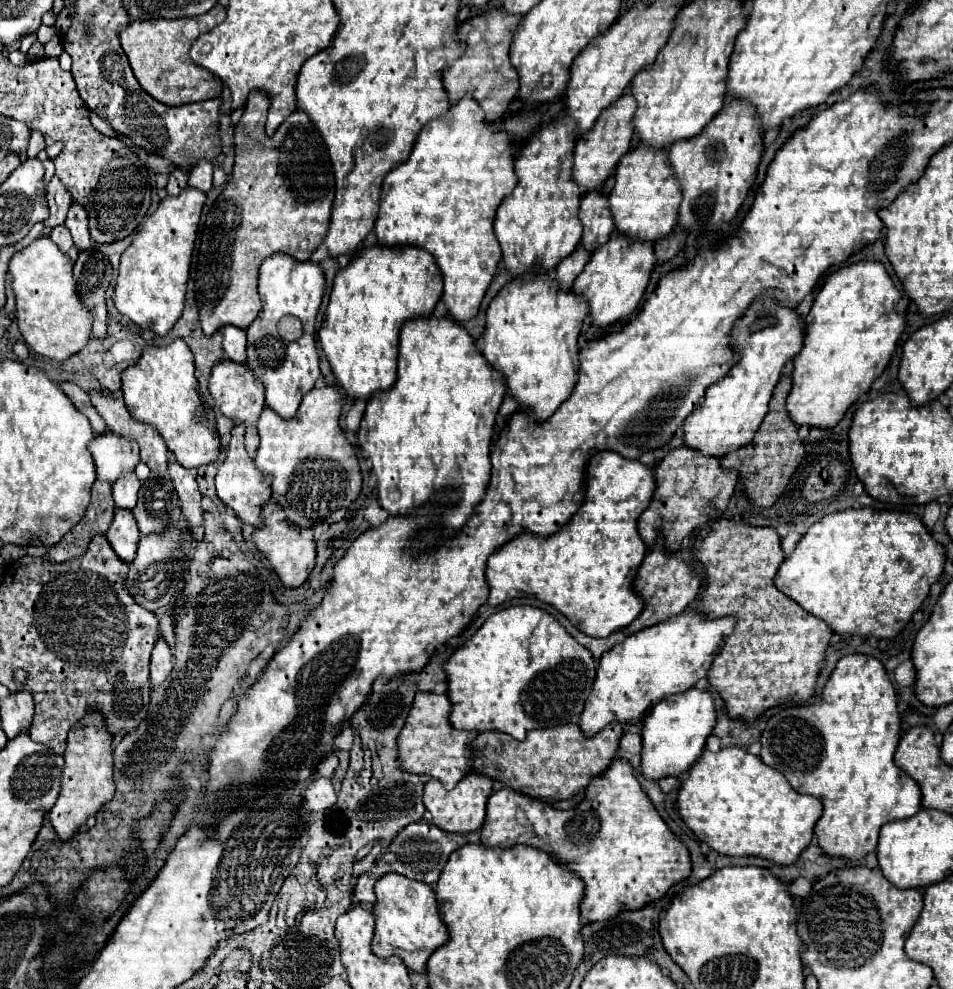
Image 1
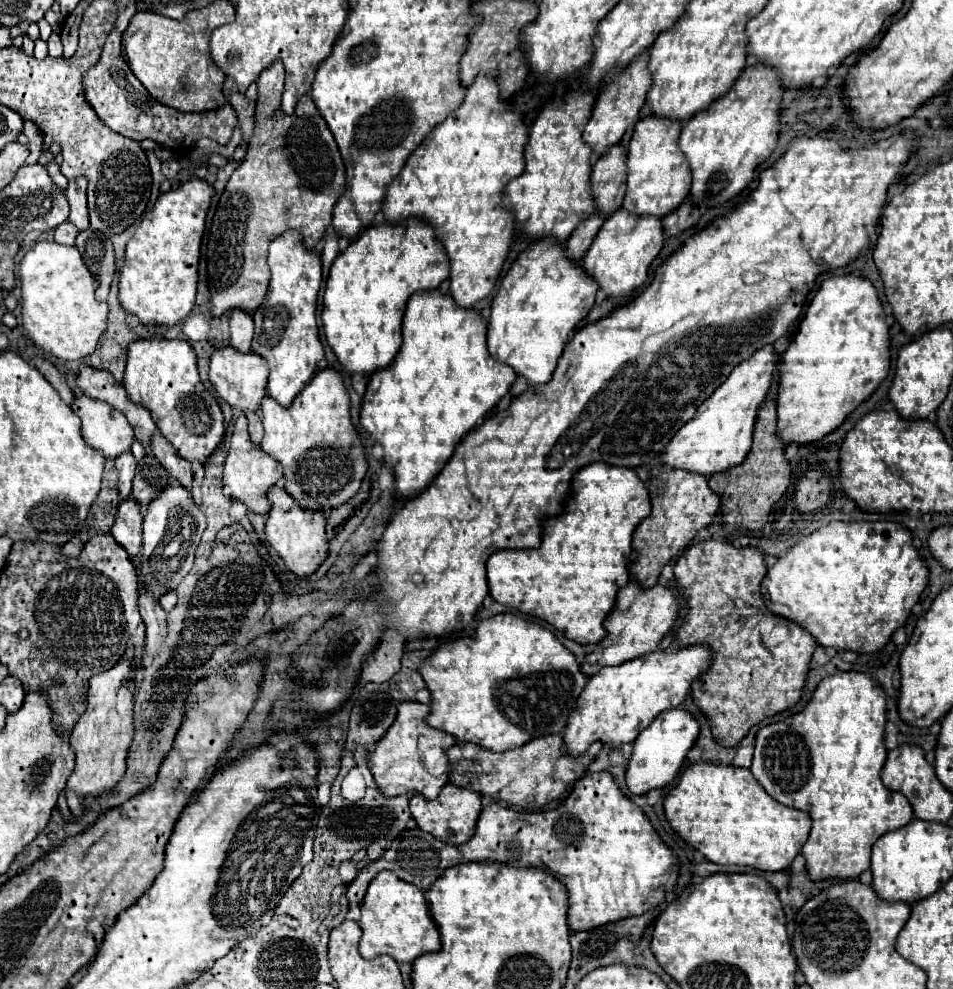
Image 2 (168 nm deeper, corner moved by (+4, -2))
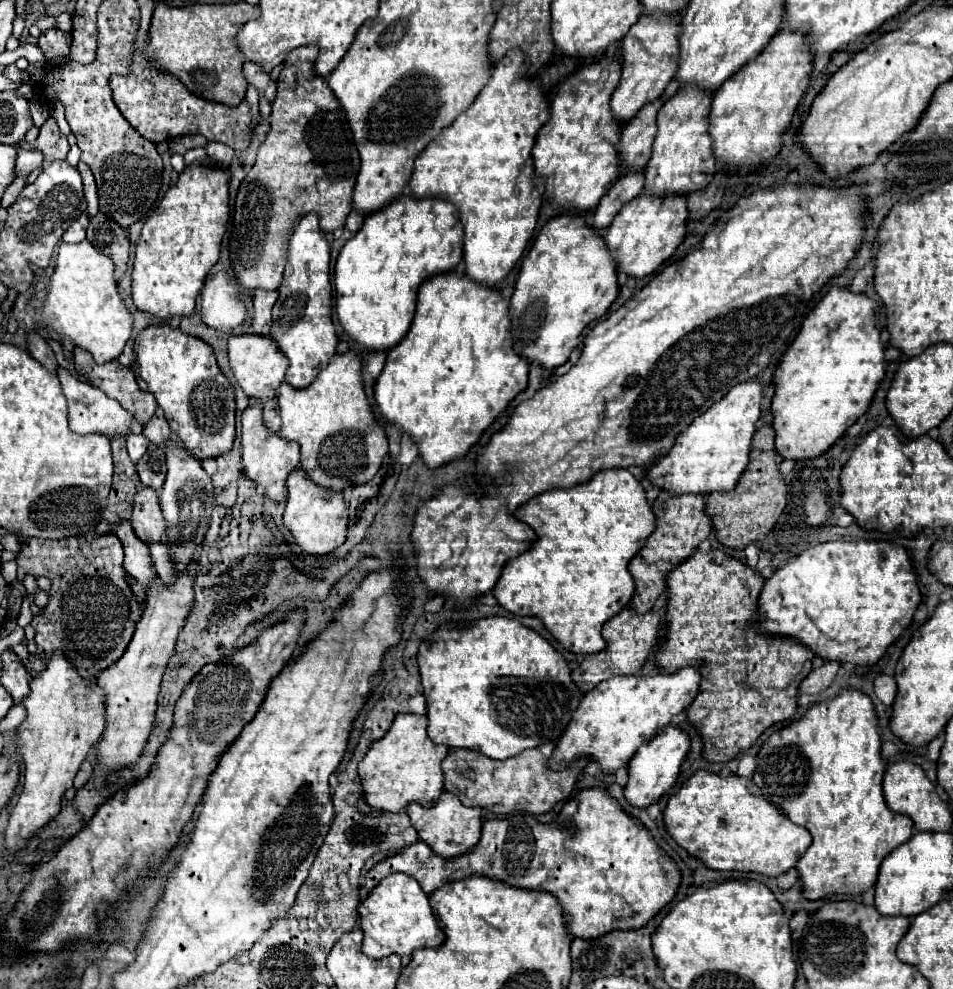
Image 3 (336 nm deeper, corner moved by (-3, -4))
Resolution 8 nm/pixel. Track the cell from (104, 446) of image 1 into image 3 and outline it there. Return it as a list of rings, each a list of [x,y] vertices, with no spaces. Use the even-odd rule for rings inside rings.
[[[61,369],[57,371],[57,377],[61,381],[61,389],[63,389],[63,395],[67,397],[67,403],[69,403],[69,427],[71,431],[79,433],[79,435],[85,435],[85,433],[101,433],[109,439],[113,437],[127,437],[131,435],[131,421],[133,421],[133,415],[127,413],[127,409],[121,407],[119,401],[115,399],[109,399],[101,389],[97,387],[91,387],[89,383],[83,383],[83,381],[77,381],[77,377],[73,377],[69,371]]]

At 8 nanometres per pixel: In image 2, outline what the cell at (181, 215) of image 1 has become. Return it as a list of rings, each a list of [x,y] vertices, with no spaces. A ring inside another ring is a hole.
[[[192,177],[162,193],[150,211],[141,217],[126,247],[126,263],[120,271],[120,303],[126,313],[136,315],[144,325],[176,325],[194,307],[200,243],[206,229],[206,213],[214,187]]]

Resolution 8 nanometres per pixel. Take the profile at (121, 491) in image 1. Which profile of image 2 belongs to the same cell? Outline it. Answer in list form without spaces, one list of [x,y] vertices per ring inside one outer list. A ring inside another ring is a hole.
[[[126,451],[126,453],[122,453],[120,457],[116,457],[116,467],[118,467],[118,473],[120,473],[120,495],[122,495],[124,499],[130,497],[136,465],[138,465],[138,463],[136,463],[132,451]]]

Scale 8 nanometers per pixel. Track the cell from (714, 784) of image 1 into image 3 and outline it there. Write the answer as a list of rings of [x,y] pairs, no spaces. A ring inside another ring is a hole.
[[[705,769],[695,771],[681,789],[671,795],[665,807],[665,827],[677,845],[687,849],[693,857],[703,861],[711,869],[719,871],[753,871],[769,877],[777,877],[791,867],[797,865],[799,857],[811,845],[811,833],[805,827],[799,827],[787,819],[771,801],[759,795],[759,787],[755,787],[751,777],[739,775],[717,775]]]

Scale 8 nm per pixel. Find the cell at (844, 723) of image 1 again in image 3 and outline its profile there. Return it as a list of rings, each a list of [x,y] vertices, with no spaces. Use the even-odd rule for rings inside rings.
[[[841,689],[833,699],[815,703],[813,707],[807,709],[807,713],[803,715],[803,719],[795,721],[793,725],[775,731],[761,747],[761,751],[757,753],[757,769],[753,773],[753,781],[759,785],[761,793],[767,797],[767,801],[771,801],[775,807],[779,807],[793,823],[803,825],[811,835],[813,835],[813,843],[811,847],[805,851],[805,855],[799,859],[797,863],[797,871],[801,875],[801,887],[807,899],[821,899],[825,895],[831,893],[841,893],[841,895],[861,895],[863,891],[867,891],[871,885],[875,885],[877,881],[877,871],[881,861],[885,859],[887,853],[891,853],[895,847],[899,847],[901,843],[905,843],[911,835],[913,835],[913,819],[909,815],[899,815],[899,813],[891,813],[891,809],[885,803],[883,797],[883,773],[885,773],[887,761],[881,755],[881,735],[879,735],[879,719],[873,707],[873,701],[859,689]]]

